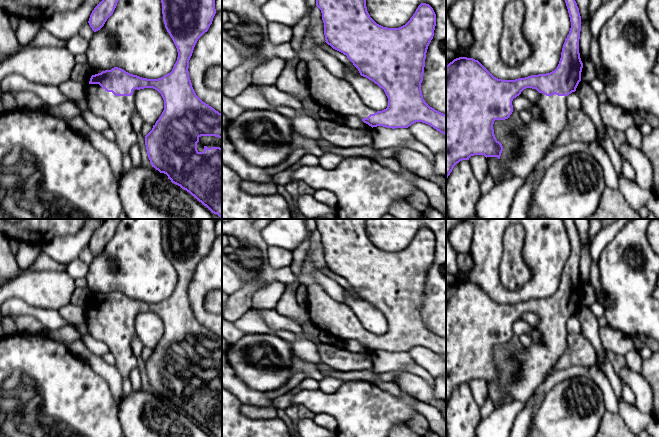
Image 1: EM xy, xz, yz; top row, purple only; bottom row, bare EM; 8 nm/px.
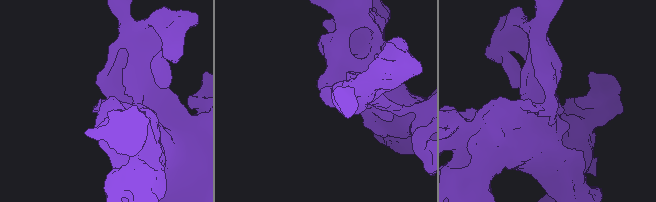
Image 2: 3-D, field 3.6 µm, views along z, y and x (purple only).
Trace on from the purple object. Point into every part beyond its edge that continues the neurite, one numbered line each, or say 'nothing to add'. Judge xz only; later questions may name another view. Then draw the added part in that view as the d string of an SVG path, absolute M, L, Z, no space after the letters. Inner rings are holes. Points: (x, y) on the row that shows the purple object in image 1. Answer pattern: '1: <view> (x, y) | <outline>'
1: xz (336, 94) | M307 33L297 53L308 70L308 90L310 97L321 107L328 108L337 115L367 118L377 111L365 105L354 87L345 79L332 75L325 65L314 55L316 43Z

